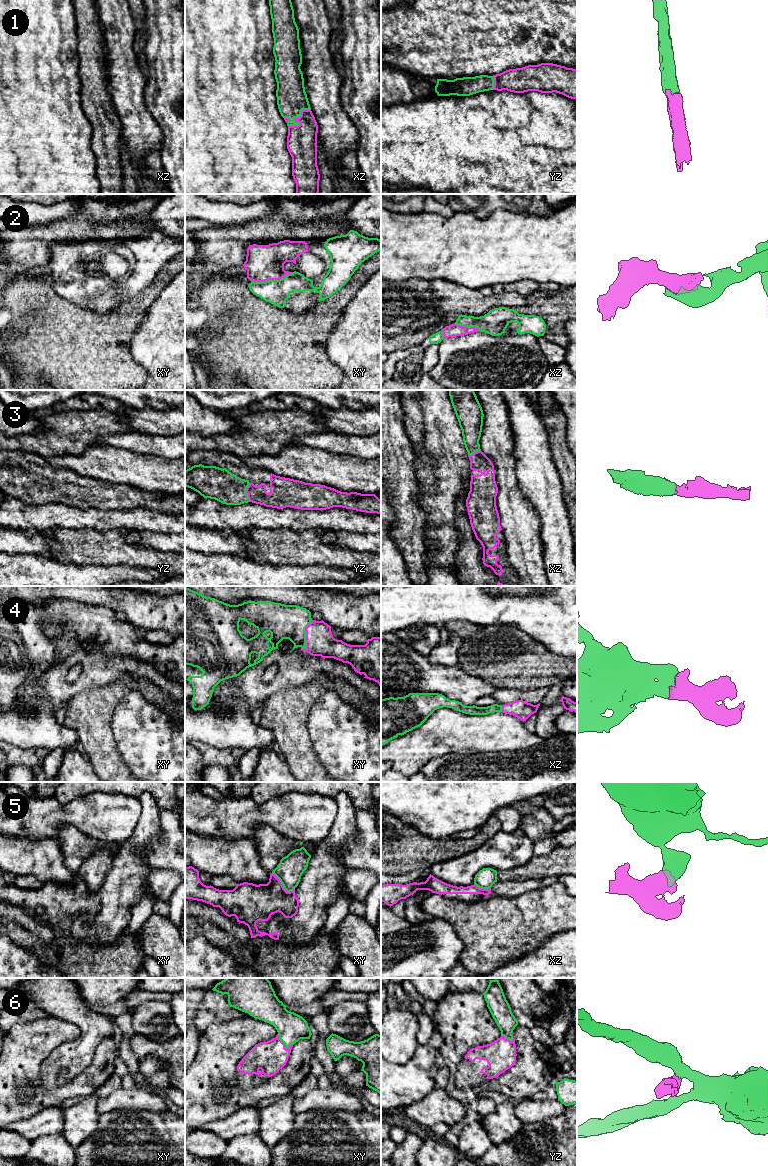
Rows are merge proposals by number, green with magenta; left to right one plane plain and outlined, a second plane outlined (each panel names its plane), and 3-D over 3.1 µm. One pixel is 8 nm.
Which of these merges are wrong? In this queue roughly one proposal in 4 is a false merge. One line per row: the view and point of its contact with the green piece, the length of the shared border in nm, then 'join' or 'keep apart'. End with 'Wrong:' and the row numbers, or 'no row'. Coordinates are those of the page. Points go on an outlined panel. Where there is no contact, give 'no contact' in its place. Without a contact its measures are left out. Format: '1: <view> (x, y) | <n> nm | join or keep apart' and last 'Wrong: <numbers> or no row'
1: xz (295, 117) | 240 nm | join
2: xy (273, 280) | 380 nm | join
3: yz (245, 492) | 150 nm | join
4: xy (305, 635) | 260 nm | join
5: xy (282, 884) | 240 nm | keep apart
6: xy (284, 1043) | 160 nm | join
Wrong: 5

